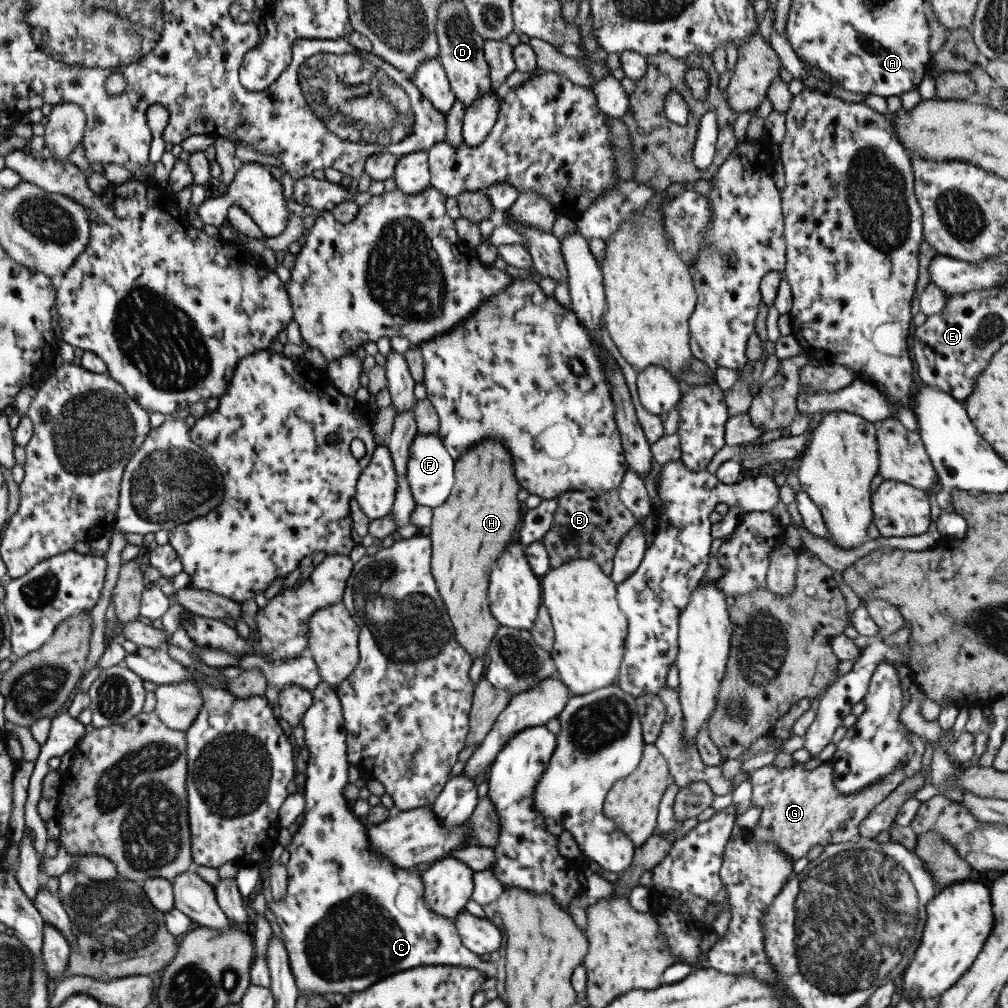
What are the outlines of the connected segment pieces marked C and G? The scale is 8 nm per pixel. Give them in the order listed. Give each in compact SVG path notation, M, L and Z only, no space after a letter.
M322 680L312 691L312 696L312 706L304 713L301 720L302 728L304 728L305 744L309 752L309 760L304 774L305 782L301 790L302 795L306 799L306 808L304 808L305 818L297 832L292 836L290 844L286 847L286 850L290 853L289 861L285 866L288 876L286 896L284 896L282 900L274 900L274 898L272 898L272 901L266 900L266 906L272 909L276 916L276 922L282 929L290 969L292 969L294 977L296 977L296 986L299 988L299 994L322 994L323 996L330 996L335 993L346 996L352 992L361 992L365 988L372 986L375 982L388 978L393 974L408 970L409 968L434 964L476 968L476 970L480 970L480 972L486 976L486 979L494 978L496 972L498 972L496 964L491 961L482 960L480 955L469 951L464 944L462 944L462 938L460 938L458 930L456 930L456 920L454 918L452 918L452 920L450 920L450 918L444 918L444 916L432 912L432 910L426 906L426 902L424 902L422 873L416 872L414 867L400 868L400 866L396 866L390 858L372 852L372 846L370 846L370 842L368 842L369 824L352 812L351 803L343 796L343 789L348 785L352 776L352 768L347 759L347 730L346 727L344 727L344 717L340 698L337 697L335 688Z
M910 757L896 772L884 776L884 780L874 782L872 786L849 796L836 791L834 768L828 761L812 770L805 769L801 763L792 766L790 770L786 768L778 770L772 765L754 770L751 773L753 786L751 806L762 810L760 820L753 829L754 838L760 844L764 842L776 844L794 862L807 856L812 846L825 847L828 844L858 841L862 837L860 822L909 776L906 772L909 759Z

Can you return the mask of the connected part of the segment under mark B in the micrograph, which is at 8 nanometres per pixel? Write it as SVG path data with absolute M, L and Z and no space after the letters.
M590 488L566 491L556 499L558 504L551 530L543 536L541 542L549 557L549 570L583 559L596 562L602 568L602 572L610 576L620 540L636 522L630 509L620 500L619 489L602 492Z

